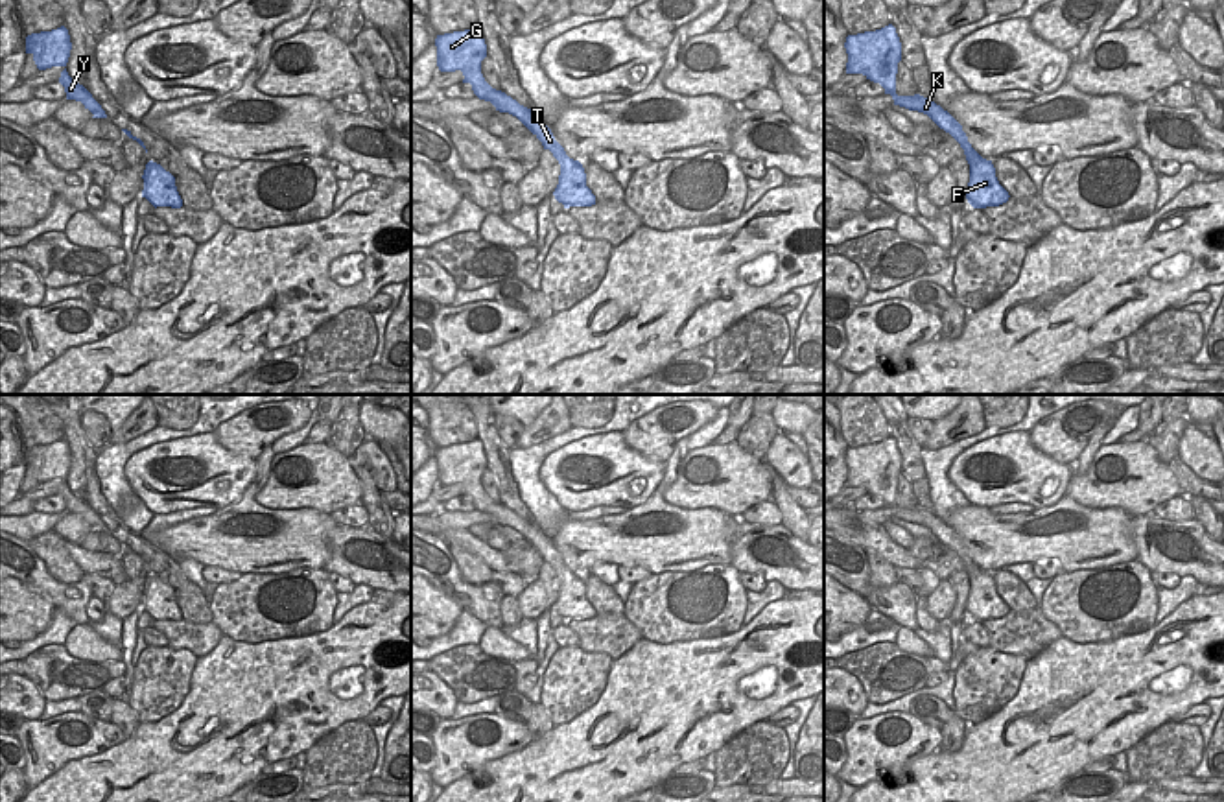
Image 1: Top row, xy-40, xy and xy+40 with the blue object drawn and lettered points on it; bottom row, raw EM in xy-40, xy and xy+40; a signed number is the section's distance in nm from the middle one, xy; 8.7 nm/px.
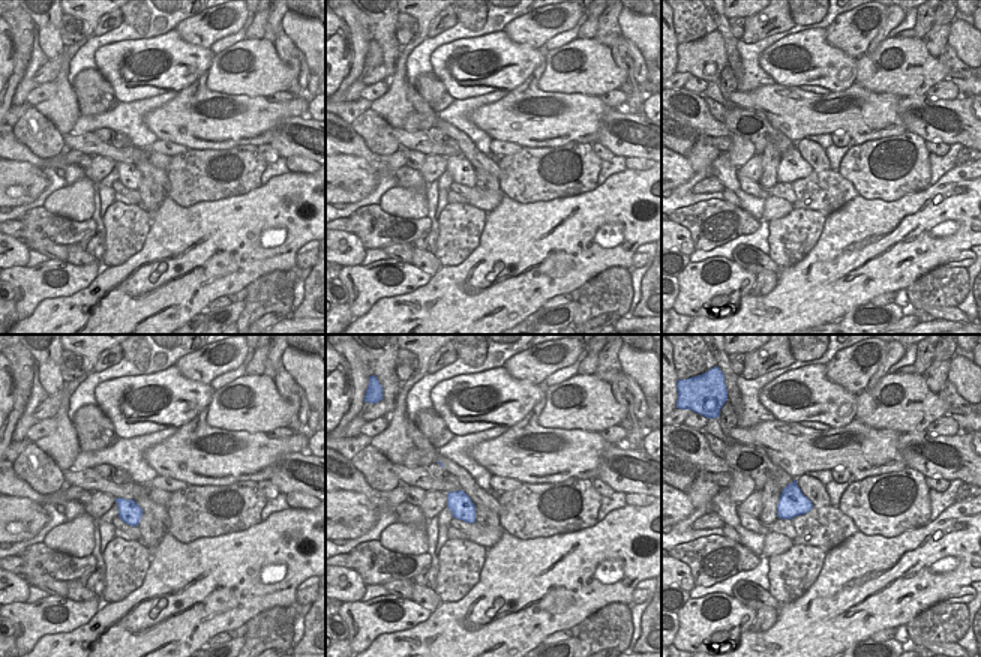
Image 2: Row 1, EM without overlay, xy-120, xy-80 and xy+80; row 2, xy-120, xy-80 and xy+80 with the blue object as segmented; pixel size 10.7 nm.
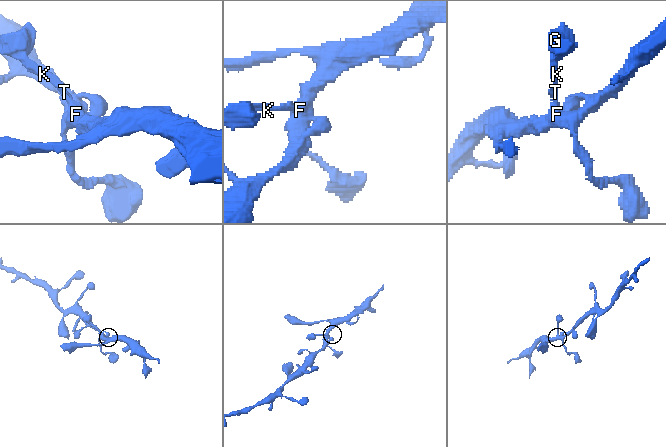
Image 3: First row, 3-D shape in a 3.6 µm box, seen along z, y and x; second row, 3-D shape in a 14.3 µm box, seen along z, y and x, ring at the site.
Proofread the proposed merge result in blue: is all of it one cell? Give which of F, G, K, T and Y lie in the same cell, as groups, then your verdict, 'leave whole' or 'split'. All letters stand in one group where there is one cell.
groups F G K T Y; leave whole

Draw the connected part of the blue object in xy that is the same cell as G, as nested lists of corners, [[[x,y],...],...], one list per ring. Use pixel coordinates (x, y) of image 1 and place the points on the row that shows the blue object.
[[[479,26],[437,35],[435,46],[437,66],[441,72],[461,70],[465,76],[463,83],[470,83],[479,100],[490,101],[500,112],[516,116],[542,142],[544,149],[553,153],[560,164],[559,184],[553,195],[564,208],[595,205],[595,195],[586,186],[583,164],[566,155],[564,147],[555,140],[551,129],[544,124],[538,112],[520,105],[516,100],[492,88],[485,81],[481,61],[487,57],[487,44]]]

